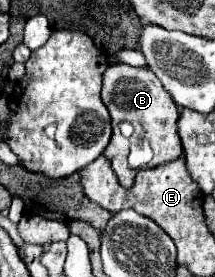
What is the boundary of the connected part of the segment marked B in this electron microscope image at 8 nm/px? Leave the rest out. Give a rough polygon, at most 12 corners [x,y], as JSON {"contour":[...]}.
{"contour":[[112,63],[104,155],[124,187],[180,157],[178,107],[148,67]]}

